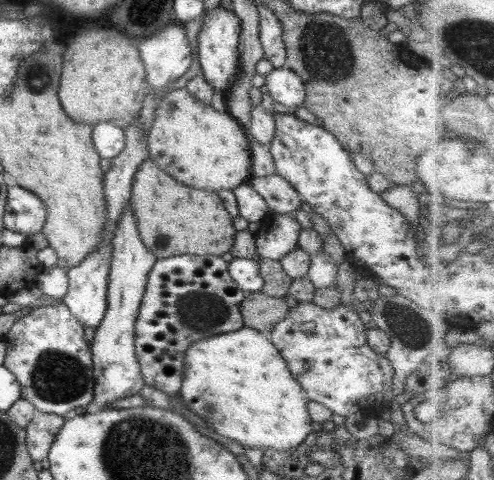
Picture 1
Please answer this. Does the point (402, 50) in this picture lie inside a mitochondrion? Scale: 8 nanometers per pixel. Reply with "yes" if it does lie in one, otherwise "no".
no

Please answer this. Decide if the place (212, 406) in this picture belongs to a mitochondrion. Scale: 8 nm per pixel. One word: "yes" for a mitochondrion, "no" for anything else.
yes

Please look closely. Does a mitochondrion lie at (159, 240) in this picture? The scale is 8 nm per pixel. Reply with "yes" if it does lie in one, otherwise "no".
yes

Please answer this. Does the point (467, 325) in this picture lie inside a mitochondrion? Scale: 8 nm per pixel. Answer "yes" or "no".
no

